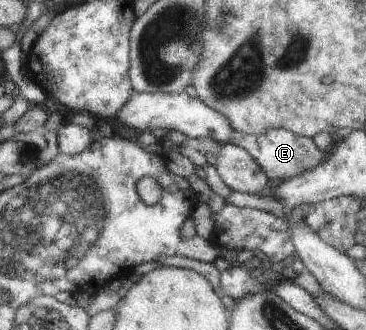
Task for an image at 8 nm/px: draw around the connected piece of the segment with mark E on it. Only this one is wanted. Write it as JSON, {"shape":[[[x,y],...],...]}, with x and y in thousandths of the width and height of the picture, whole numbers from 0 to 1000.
{"shape":[[[740,388],[716,406],[672,406],[637,397],[626,433],[661,445],[713,503],[738,548],[765,555],[888,491],[893,464],[880,461],[852,418],[811,409],[779,388]]]}

